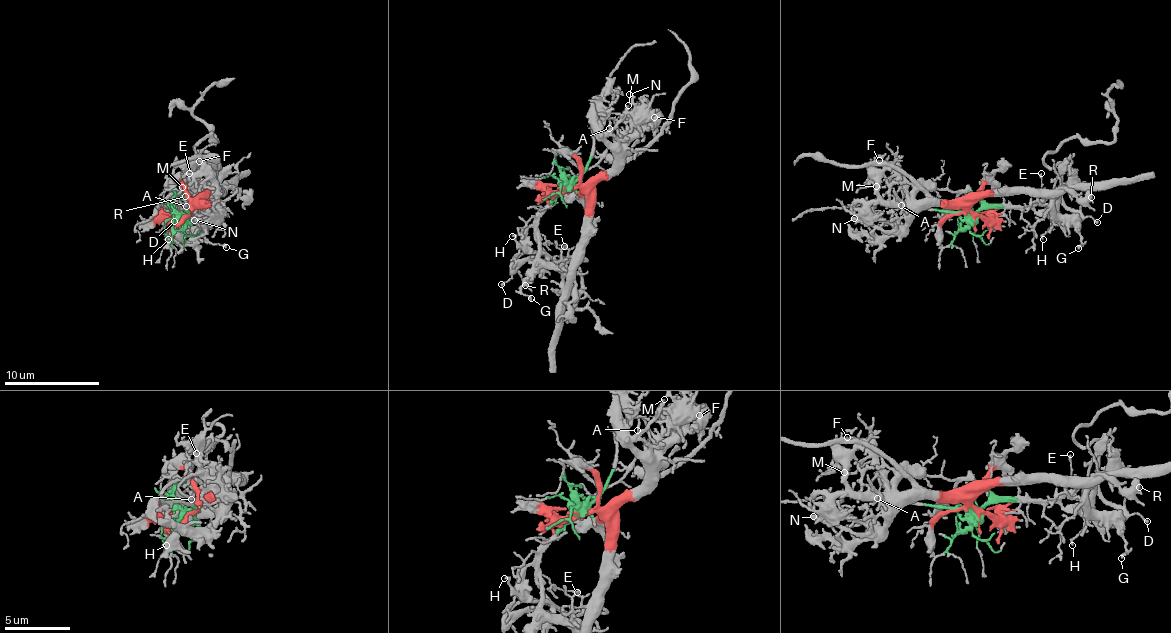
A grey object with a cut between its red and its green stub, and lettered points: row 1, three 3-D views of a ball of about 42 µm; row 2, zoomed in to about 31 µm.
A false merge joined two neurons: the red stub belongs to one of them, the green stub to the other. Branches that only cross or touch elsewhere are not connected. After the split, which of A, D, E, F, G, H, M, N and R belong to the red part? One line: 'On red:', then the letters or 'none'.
On red: A, F, M, N

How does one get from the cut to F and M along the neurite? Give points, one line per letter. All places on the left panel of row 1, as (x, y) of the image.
F: (187, 215), (194, 208), (203, 209), (215, 171), (198, 162)
M: (187, 215), (211, 204), (186, 178), (181, 181), (182, 188)

